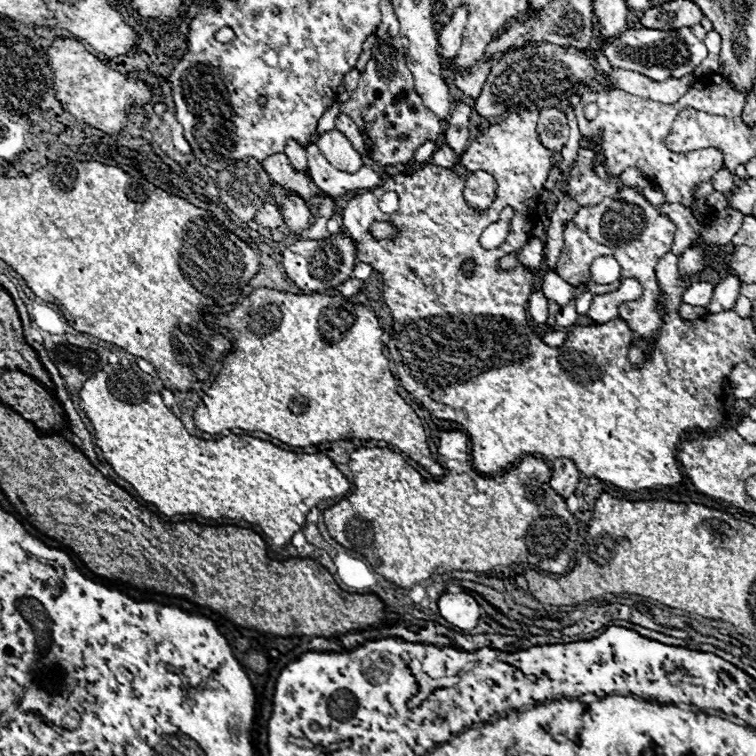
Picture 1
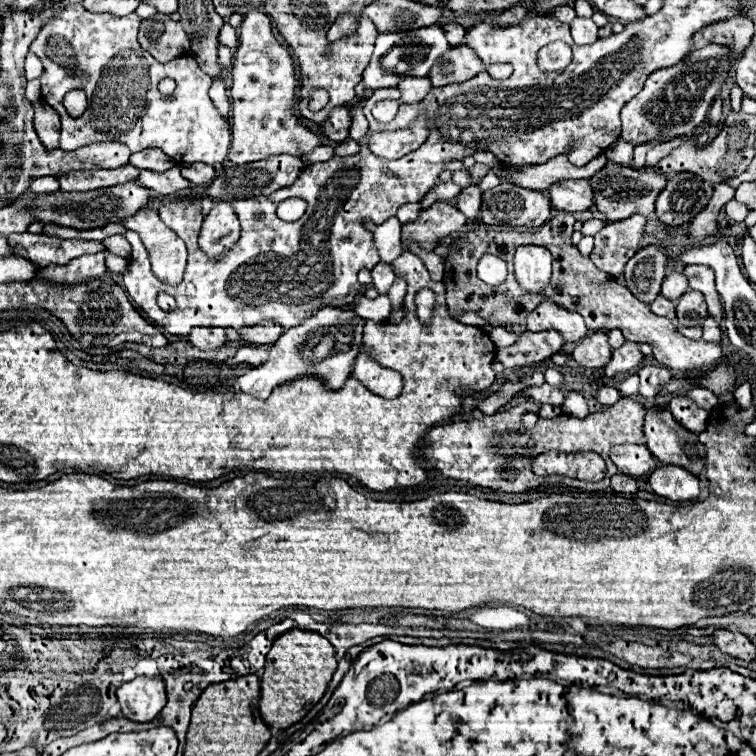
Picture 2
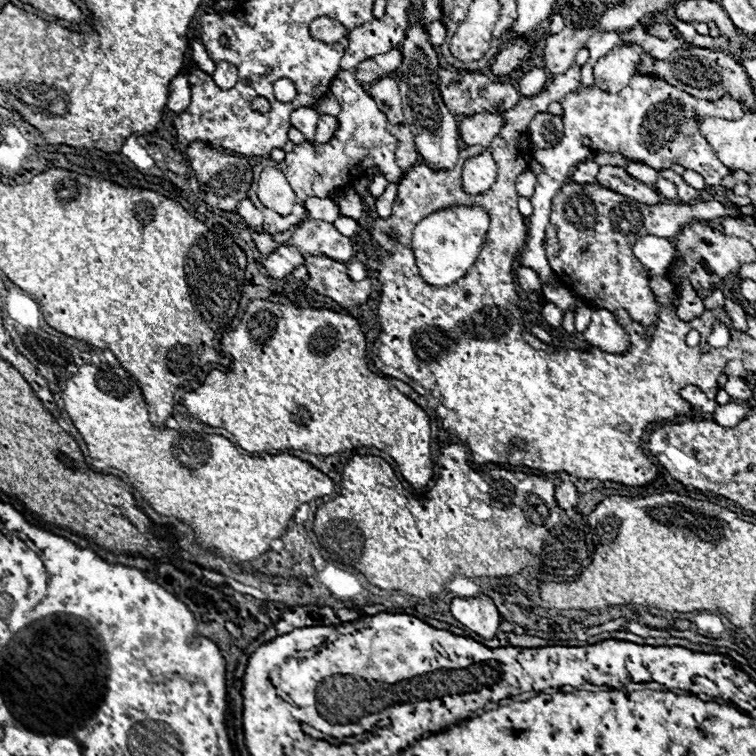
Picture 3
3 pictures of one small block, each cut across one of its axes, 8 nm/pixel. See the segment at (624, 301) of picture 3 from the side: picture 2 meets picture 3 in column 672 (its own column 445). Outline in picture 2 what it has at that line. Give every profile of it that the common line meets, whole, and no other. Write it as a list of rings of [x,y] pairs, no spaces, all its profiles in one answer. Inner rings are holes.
[[[436,202],[428,210],[422,210],[416,222],[402,226],[402,246],[408,250],[408,246],[416,242],[420,248],[432,252],[442,238],[458,232],[464,224],[466,216],[462,212],[450,204]]]

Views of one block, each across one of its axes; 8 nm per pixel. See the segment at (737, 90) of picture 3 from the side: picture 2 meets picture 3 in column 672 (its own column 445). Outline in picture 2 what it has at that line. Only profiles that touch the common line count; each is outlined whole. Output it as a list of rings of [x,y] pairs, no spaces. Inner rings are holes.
[[[454,46],[434,64],[428,78],[434,88],[440,88],[442,84],[456,84],[462,80],[474,78],[478,72],[482,72],[482,60],[478,60],[476,52],[468,46]]]

